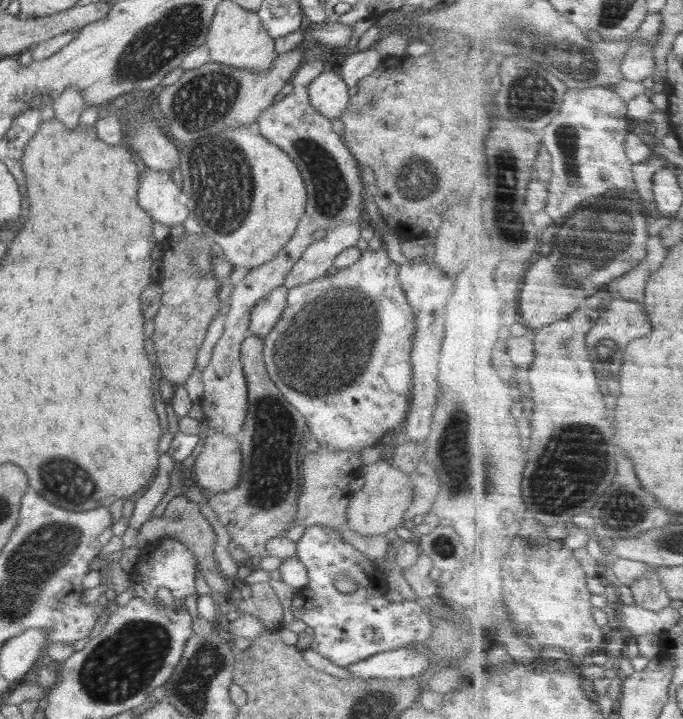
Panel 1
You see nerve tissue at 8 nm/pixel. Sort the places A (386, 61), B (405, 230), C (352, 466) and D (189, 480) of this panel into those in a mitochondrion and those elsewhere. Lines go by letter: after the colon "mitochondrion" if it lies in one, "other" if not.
A: other
B: other
C: other
D: other

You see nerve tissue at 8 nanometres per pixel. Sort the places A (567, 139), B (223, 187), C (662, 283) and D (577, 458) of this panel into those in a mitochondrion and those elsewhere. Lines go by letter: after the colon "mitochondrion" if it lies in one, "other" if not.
A: mitochondrion
B: mitochondrion
C: other
D: mitochondrion

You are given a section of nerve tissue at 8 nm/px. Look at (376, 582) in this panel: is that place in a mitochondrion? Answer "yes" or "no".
no

